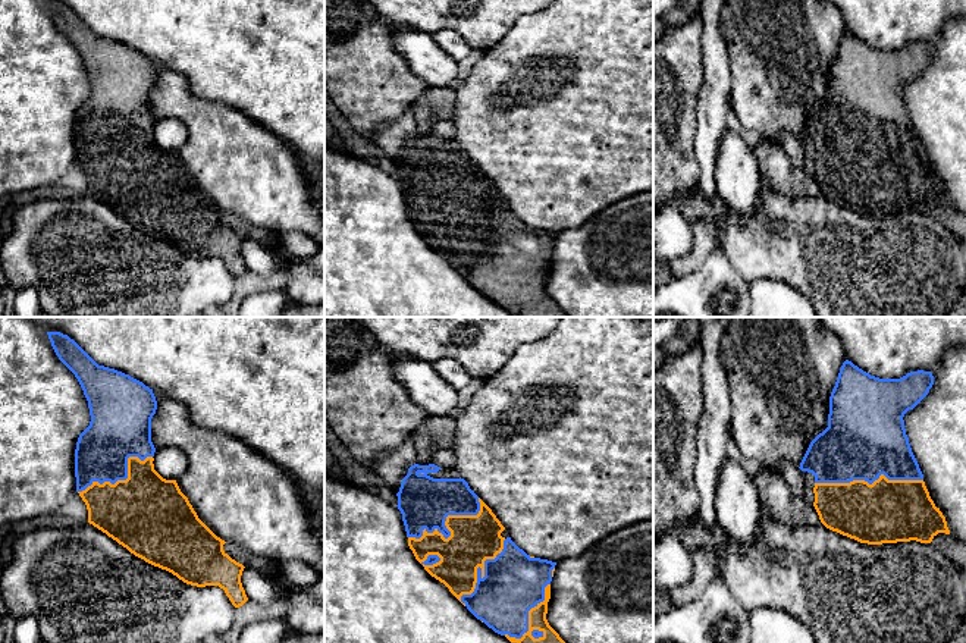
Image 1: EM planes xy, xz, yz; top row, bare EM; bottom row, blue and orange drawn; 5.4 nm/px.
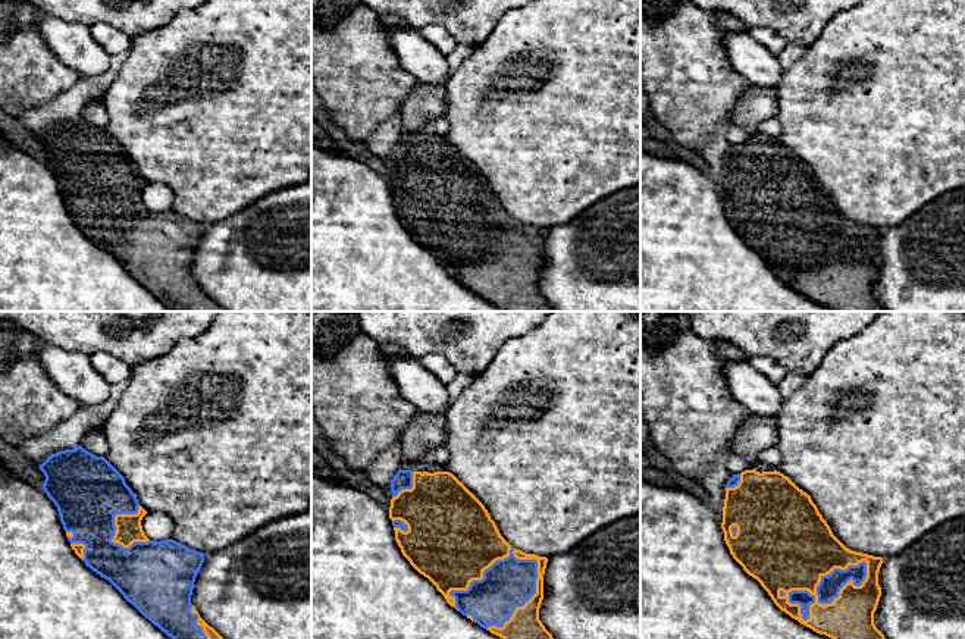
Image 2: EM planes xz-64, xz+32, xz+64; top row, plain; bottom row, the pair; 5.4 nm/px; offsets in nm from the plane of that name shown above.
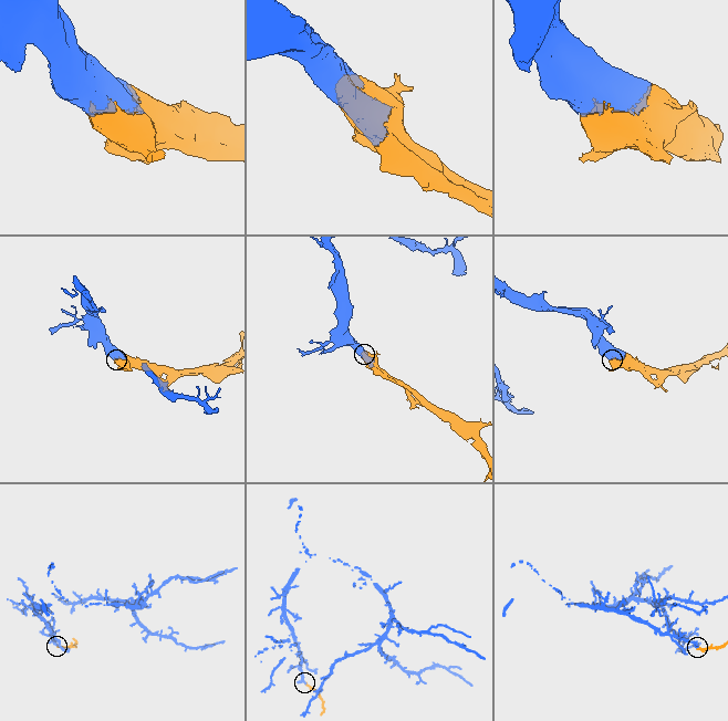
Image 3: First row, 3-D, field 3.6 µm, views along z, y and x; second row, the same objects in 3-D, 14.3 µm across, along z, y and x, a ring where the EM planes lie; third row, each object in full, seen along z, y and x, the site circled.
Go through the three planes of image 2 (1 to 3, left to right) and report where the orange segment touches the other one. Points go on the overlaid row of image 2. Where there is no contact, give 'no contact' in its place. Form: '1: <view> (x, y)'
1: xz-64 (115, 514)
2: xz+32 (491, 566)
3: xz+64 (820, 582)

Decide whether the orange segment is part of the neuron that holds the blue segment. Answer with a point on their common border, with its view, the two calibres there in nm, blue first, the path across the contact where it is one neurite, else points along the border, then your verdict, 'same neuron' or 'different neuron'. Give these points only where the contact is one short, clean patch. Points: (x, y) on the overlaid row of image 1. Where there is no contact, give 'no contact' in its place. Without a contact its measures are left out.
contact xz (444, 524); calibres 280 and 260 nm; same neuron

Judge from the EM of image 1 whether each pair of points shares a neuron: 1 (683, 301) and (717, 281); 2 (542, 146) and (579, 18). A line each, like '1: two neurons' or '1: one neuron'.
1: one neuron
2: one neuron

